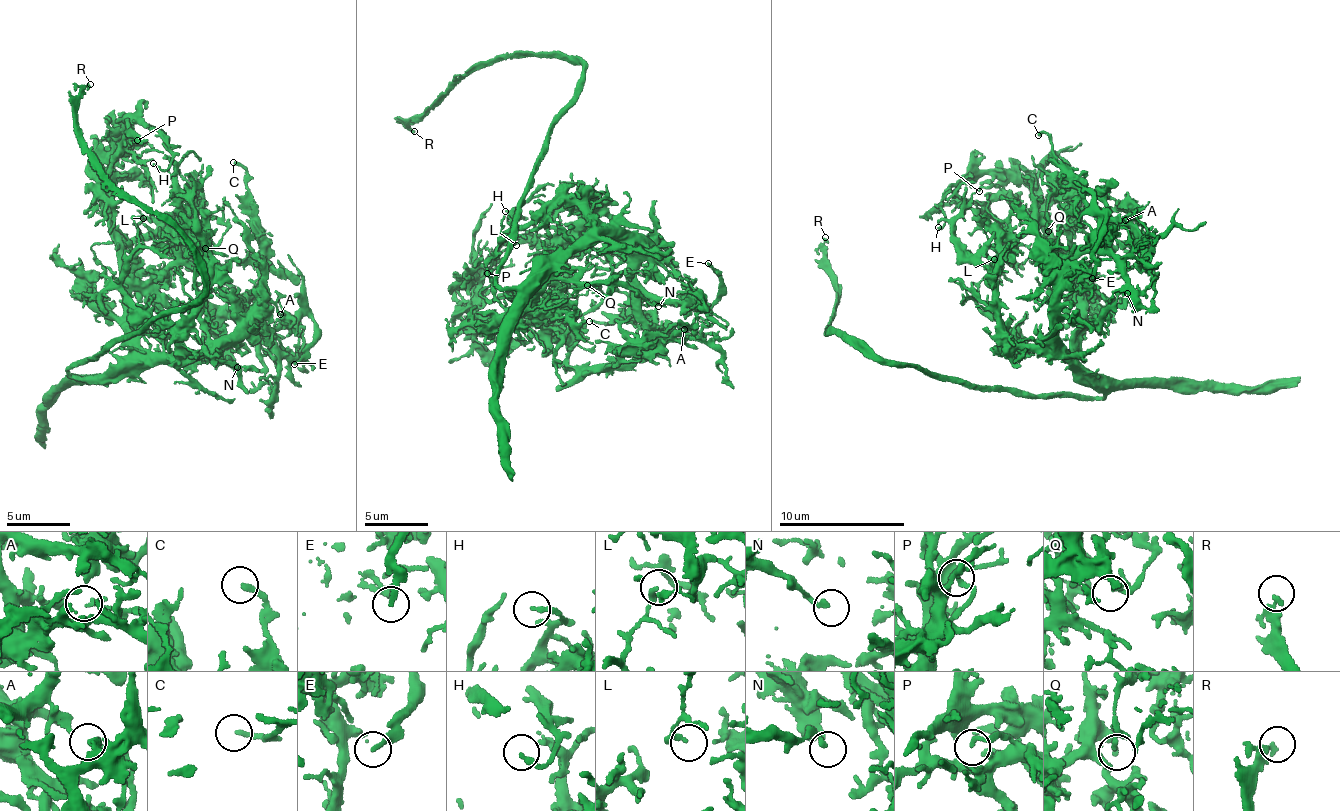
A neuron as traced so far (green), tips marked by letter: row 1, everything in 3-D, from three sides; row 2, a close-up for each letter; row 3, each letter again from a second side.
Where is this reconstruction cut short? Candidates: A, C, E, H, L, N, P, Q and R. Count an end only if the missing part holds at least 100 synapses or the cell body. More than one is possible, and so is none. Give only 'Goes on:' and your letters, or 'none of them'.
Goes on: R

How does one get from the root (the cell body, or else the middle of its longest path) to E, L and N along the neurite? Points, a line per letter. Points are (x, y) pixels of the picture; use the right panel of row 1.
E: (1055, 395), (1108, 385), (1058, 338), (1054, 300), (1055, 275), (1080, 251), (1105, 249), (1105, 217), (1092, 278)
L: (1055, 395), (1106, 390), (1059, 342), (1030, 354), (1015, 331), (981, 309), (976, 284), (994, 259)
N: (1055, 395), (1103, 395), (1078, 359), (1076, 331), (1104, 319), (1127, 293)

